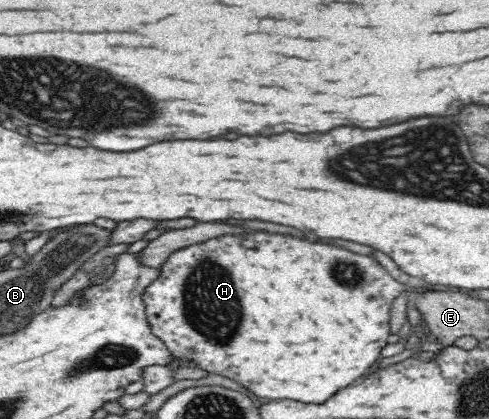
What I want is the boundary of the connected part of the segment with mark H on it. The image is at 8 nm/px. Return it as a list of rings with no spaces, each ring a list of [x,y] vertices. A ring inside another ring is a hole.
[[[255,231],[255,233],[235,233],[235,235],[221,235],[207,241],[197,242],[173,250],[160,265],[161,271],[141,292],[144,314],[147,317],[150,332],[161,340],[169,353],[177,360],[194,363],[209,373],[235,379],[249,387],[259,397],[269,399],[295,399],[303,403],[323,403],[331,397],[331,393],[347,387],[357,377],[361,377],[377,359],[381,349],[387,343],[389,330],[389,309],[395,297],[405,289],[373,257],[353,253],[337,243],[315,243],[309,239],[299,239],[295,235],[285,233],[269,233],[269,231]]]

